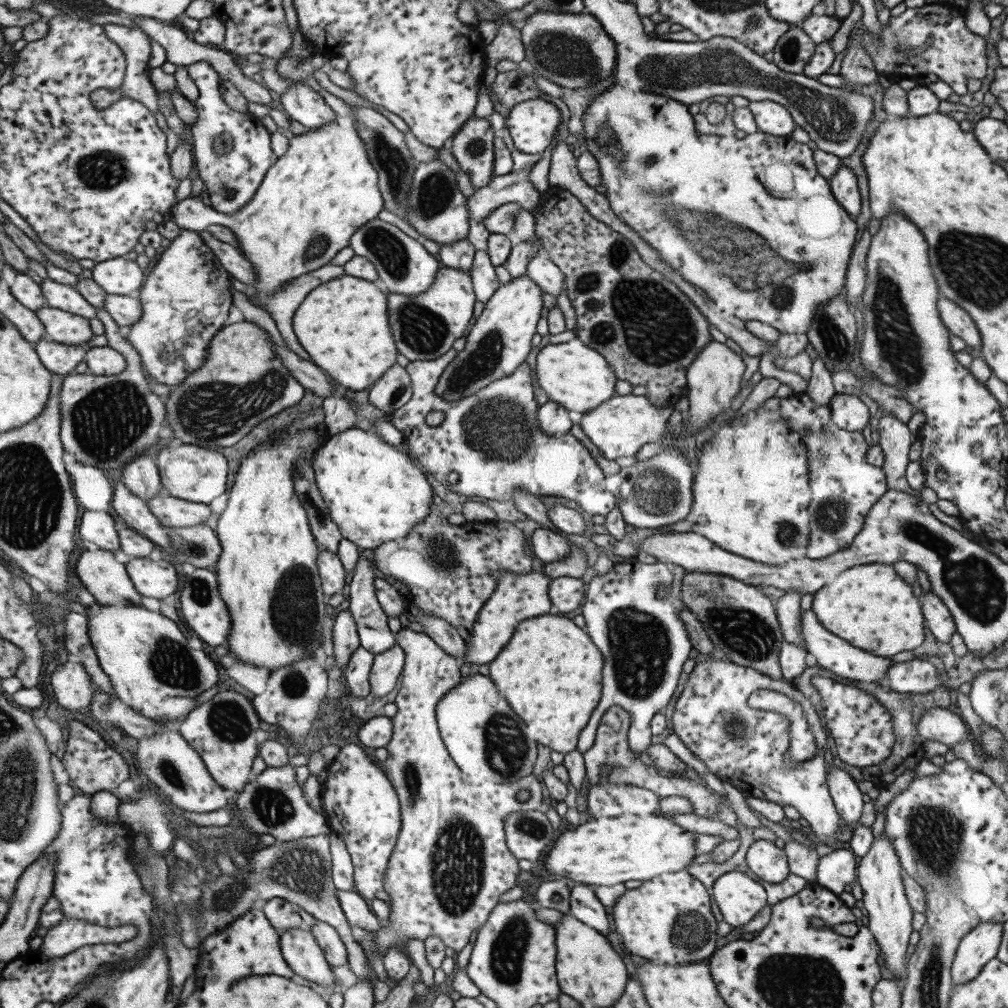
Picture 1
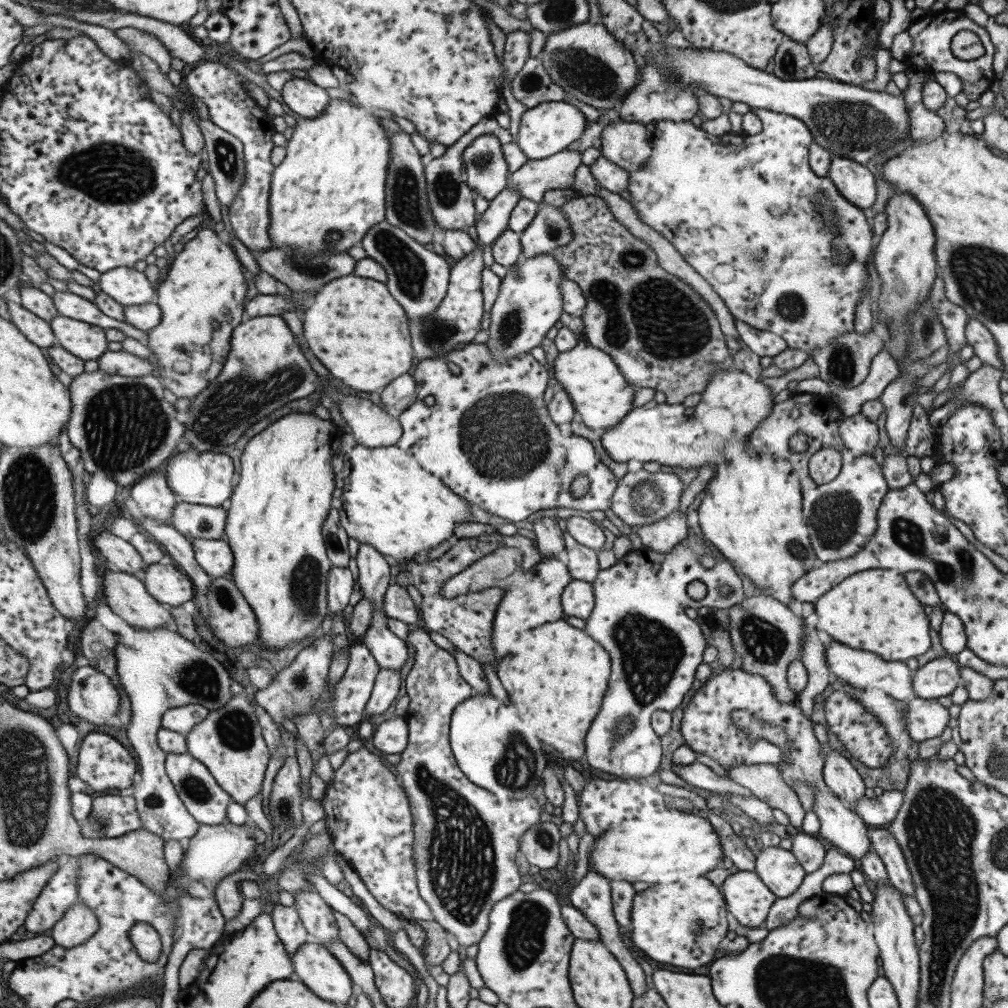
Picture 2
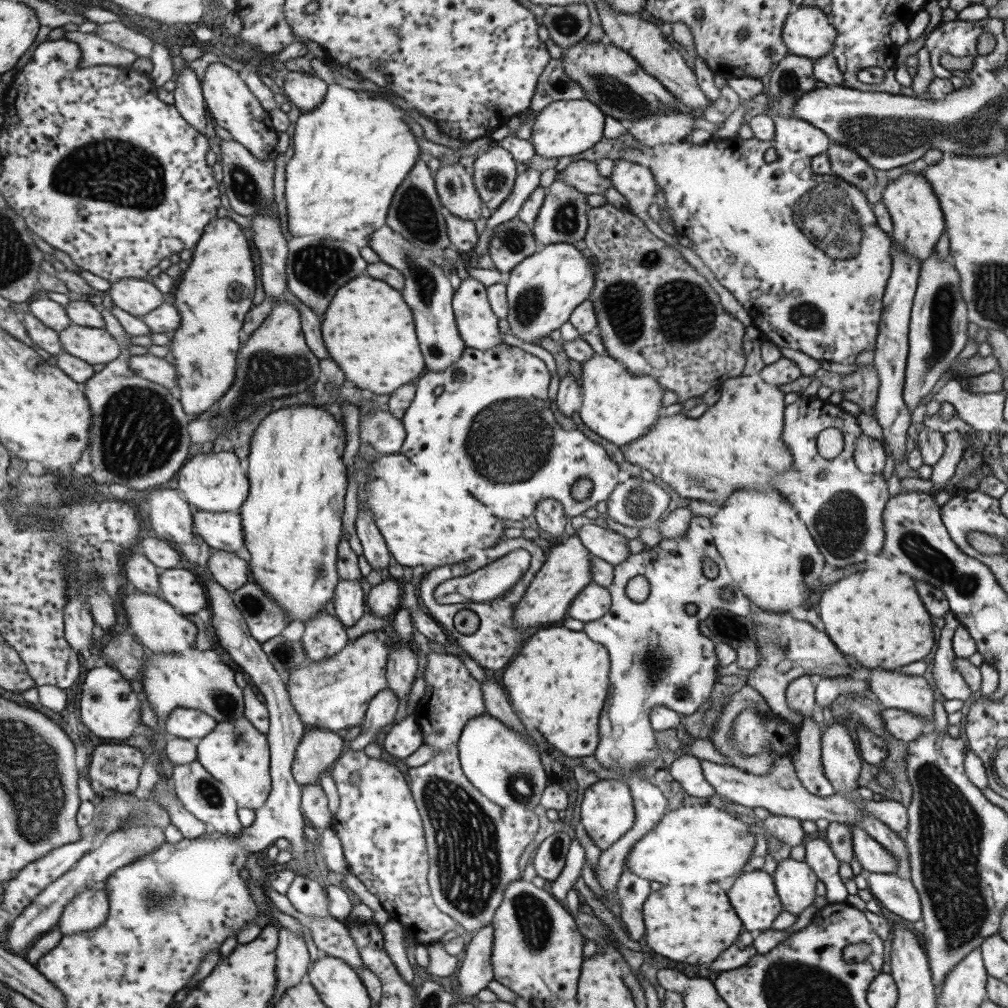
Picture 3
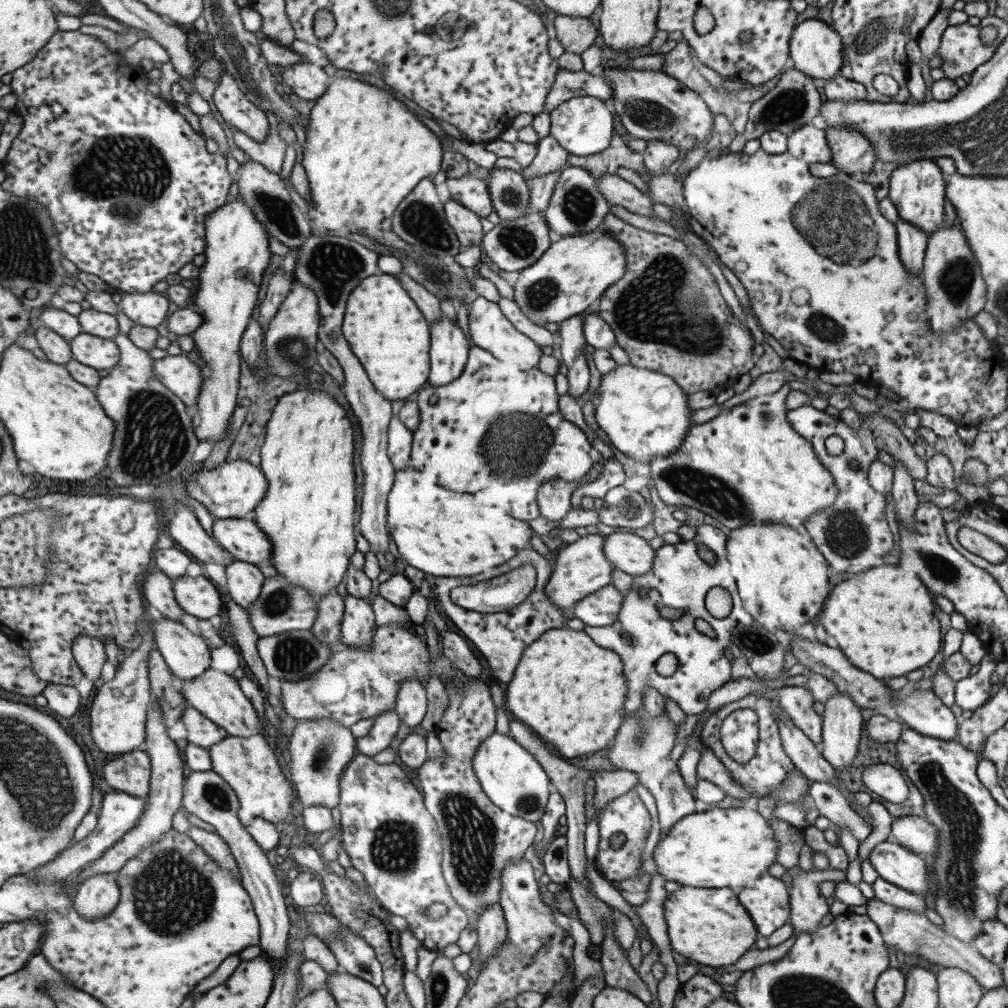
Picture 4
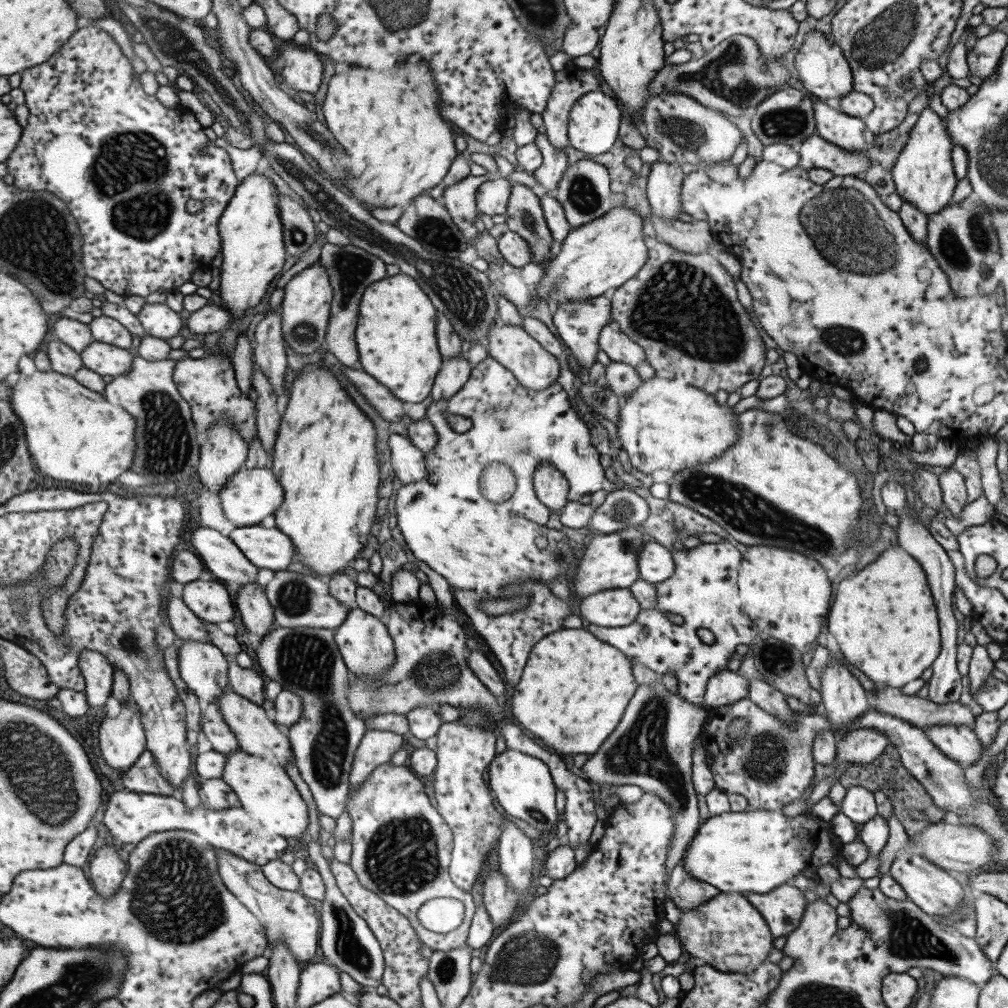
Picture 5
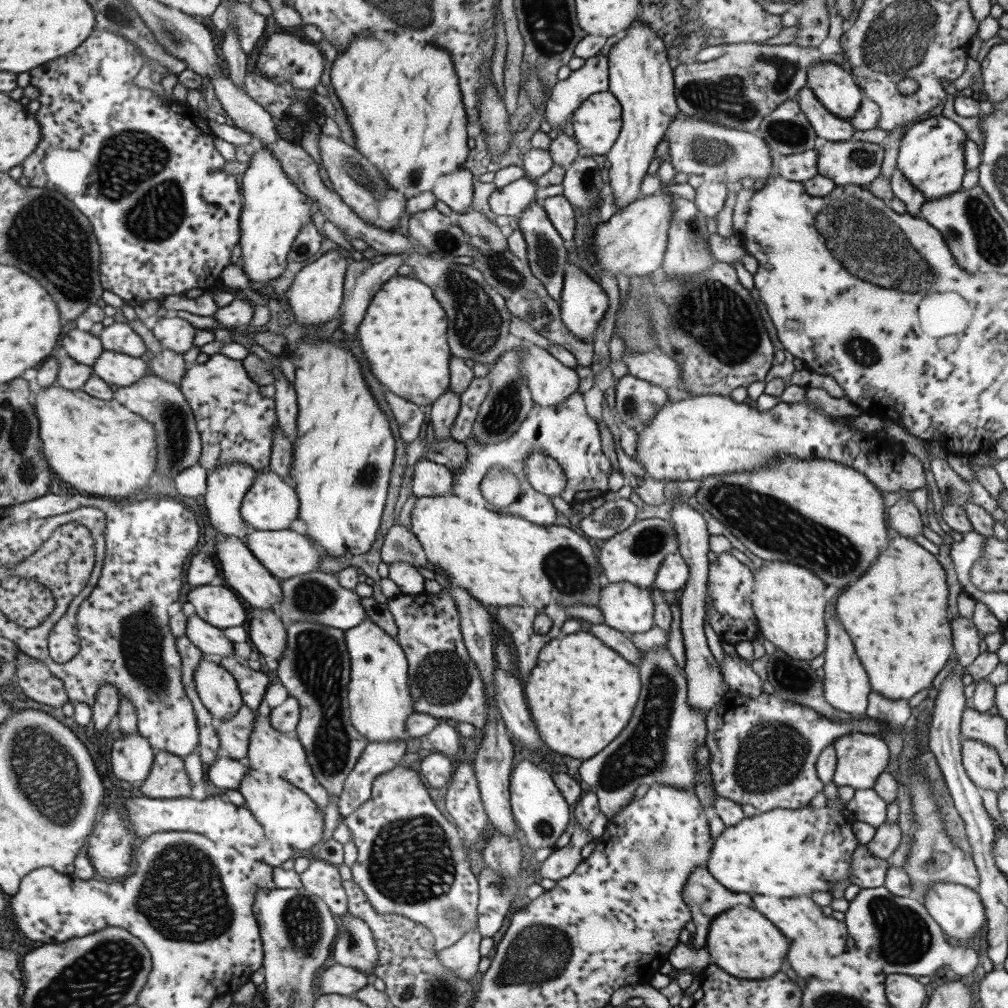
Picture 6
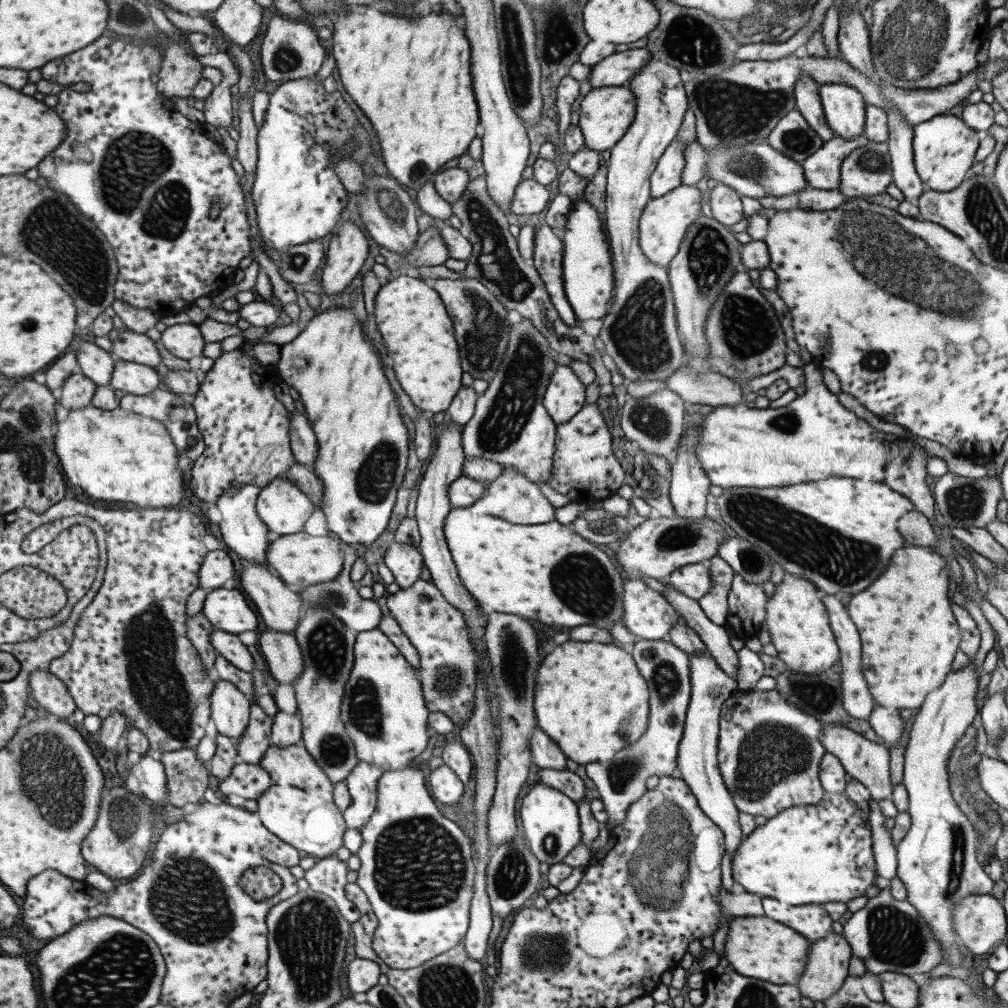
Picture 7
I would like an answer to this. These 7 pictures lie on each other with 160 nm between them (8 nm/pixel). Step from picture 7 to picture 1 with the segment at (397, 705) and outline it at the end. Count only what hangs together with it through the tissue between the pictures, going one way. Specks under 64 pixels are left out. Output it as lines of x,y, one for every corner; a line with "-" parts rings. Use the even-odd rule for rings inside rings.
319,550
316,558
316,569
321,581
322,593
328,598
341,593
345,584
345,571
336,554

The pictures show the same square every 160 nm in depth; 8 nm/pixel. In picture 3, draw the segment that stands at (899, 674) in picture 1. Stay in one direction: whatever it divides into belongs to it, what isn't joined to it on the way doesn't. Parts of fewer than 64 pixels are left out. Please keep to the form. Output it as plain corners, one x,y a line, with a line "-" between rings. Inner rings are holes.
948,612
943,616
943,626
937,636
937,649
933,656
931,678
935,684
935,690
947,700
957,699
965,706
972,702
974,695
962,680
962,676
954,669
955,655
952,651
951,635
958,625
953,613

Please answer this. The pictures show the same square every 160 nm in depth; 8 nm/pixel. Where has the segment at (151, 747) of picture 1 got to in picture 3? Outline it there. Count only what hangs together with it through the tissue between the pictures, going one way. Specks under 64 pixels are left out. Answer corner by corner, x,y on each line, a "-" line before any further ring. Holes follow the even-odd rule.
196,760
173,766
169,780
182,807
194,817
197,817
197,820
205,823
208,829
220,832
222,835
233,835
234,837
240,835
243,826
241,826
235,814
235,800
233,800
229,791
218,780
210,776

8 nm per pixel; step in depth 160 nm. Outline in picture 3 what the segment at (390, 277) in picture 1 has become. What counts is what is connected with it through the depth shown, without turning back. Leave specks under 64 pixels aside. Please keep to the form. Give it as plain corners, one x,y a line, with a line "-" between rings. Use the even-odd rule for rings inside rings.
387,225
377,227
368,239
368,246
377,254
379,261
399,271
403,277
401,298
409,304
415,320
415,332
419,340
419,348
430,371
442,371
453,364
465,348
455,328
451,299
453,288
449,285
448,276
441,267
431,262
430,255
422,248
406,241
400,234
393,232

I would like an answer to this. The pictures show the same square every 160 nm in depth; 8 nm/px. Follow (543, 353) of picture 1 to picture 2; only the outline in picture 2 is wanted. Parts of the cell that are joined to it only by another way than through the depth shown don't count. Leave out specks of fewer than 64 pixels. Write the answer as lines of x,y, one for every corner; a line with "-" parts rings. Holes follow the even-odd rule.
584,341
577,342
569,350
558,352
553,360
553,378
569,397
576,418
594,431
605,432
607,427
617,426
633,409
632,398
636,387
627,384
617,365
608,354

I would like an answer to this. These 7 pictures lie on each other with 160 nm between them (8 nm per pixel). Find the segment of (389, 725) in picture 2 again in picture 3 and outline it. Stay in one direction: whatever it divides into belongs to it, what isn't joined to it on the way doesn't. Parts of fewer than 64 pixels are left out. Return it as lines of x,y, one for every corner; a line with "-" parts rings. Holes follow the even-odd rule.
407,715
403,720
392,724
381,742
383,750
398,759
405,759
415,752
422,744
419,727
415,724
415,717

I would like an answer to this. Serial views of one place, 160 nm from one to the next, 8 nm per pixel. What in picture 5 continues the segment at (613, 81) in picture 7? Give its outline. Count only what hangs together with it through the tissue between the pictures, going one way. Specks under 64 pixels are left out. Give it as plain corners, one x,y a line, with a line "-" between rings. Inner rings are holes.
572,66
554,72
553,88
540,112
544,134
553,148
559,150
567,146
567,115
570,106
582,94
599,90
599,74
599,68
585,70

